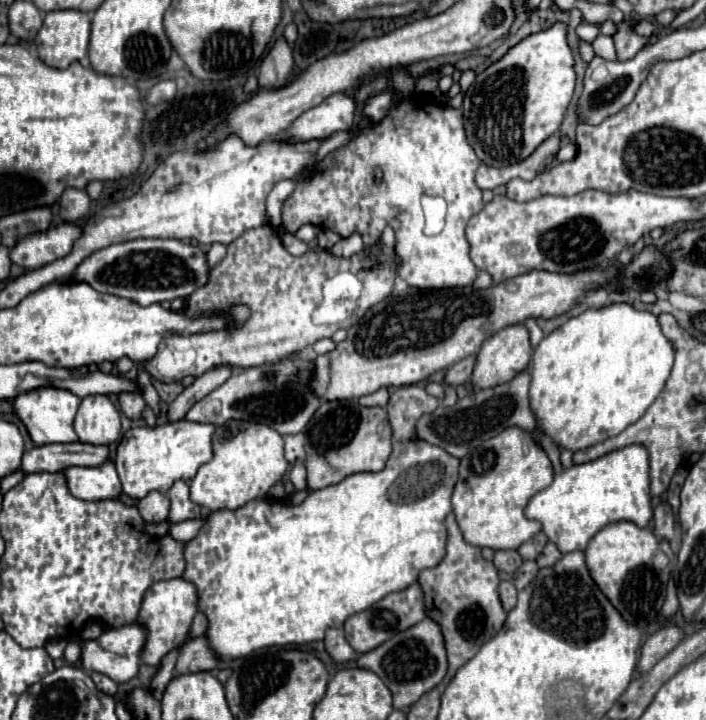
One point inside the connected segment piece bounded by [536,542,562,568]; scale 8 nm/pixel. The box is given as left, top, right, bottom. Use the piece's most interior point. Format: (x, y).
(551, 553)

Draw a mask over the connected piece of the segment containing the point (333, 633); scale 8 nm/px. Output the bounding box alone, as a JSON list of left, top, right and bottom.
[324,628,356,662]

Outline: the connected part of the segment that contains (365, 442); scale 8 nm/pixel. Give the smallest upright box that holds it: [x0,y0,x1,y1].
[306,400,392,490]

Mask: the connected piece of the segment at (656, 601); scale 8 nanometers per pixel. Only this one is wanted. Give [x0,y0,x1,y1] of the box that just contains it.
[584,522,676,630]

